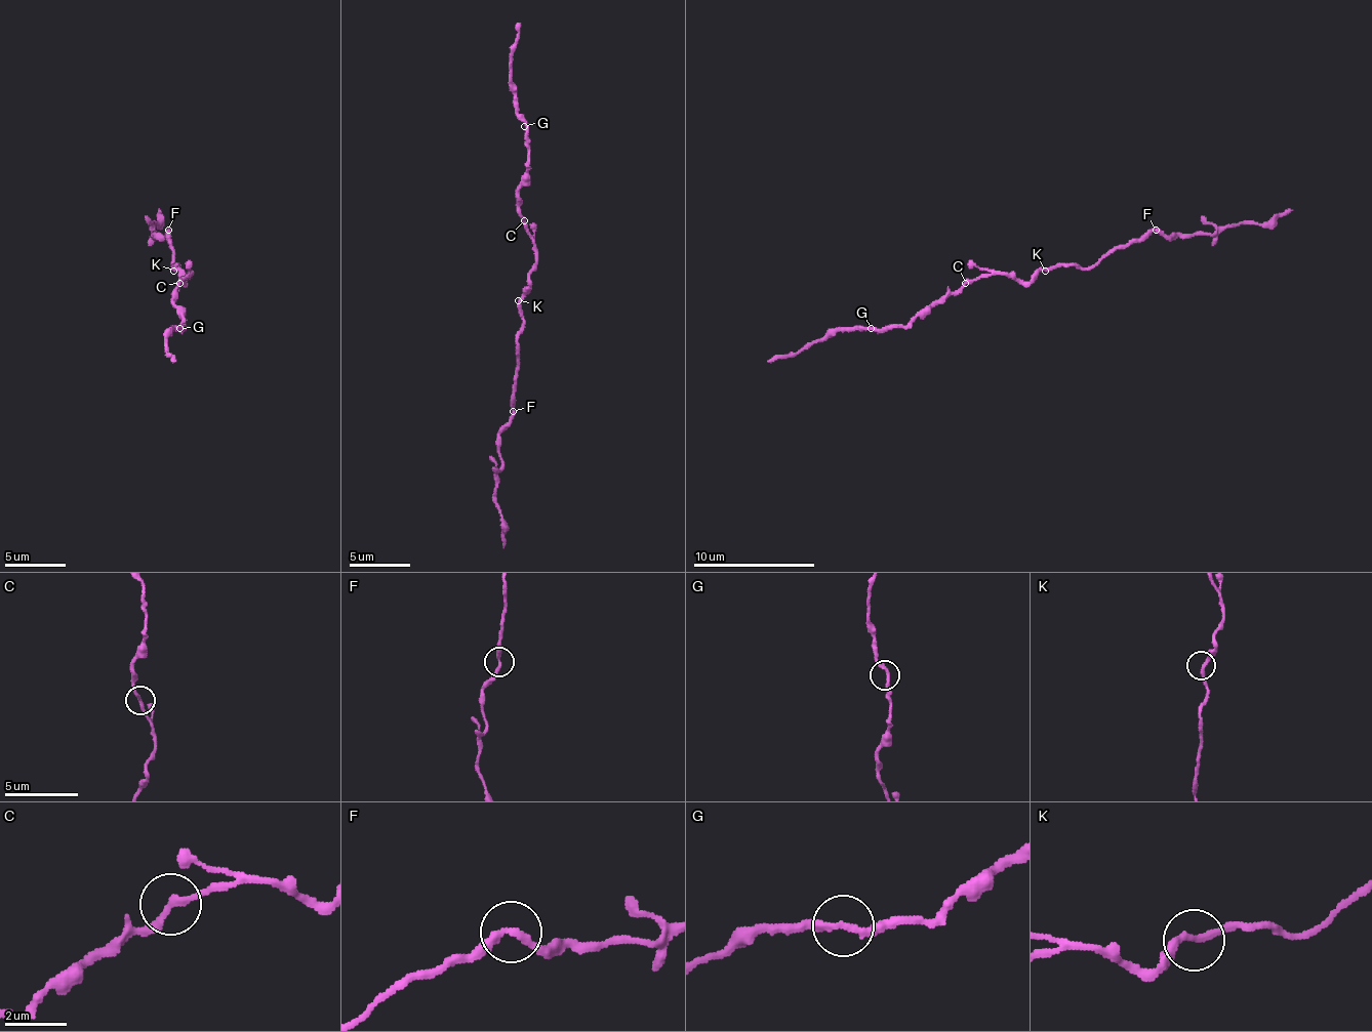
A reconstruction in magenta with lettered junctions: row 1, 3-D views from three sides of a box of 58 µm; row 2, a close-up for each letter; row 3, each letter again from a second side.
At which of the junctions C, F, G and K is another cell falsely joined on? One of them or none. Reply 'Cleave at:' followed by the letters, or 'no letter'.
Cleave at: no letter

